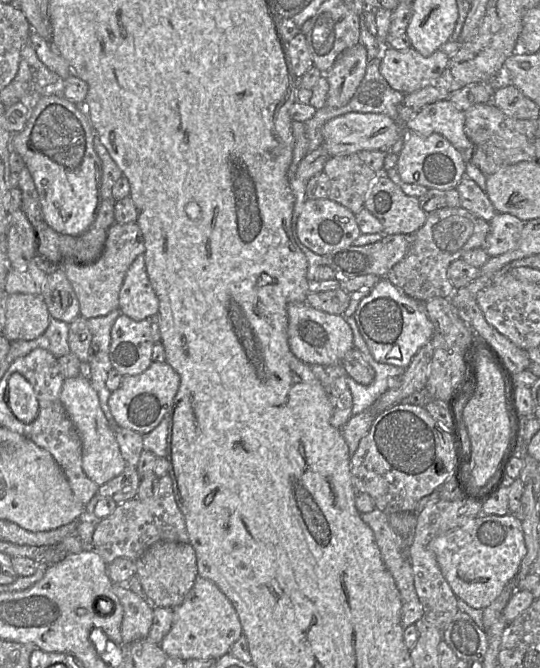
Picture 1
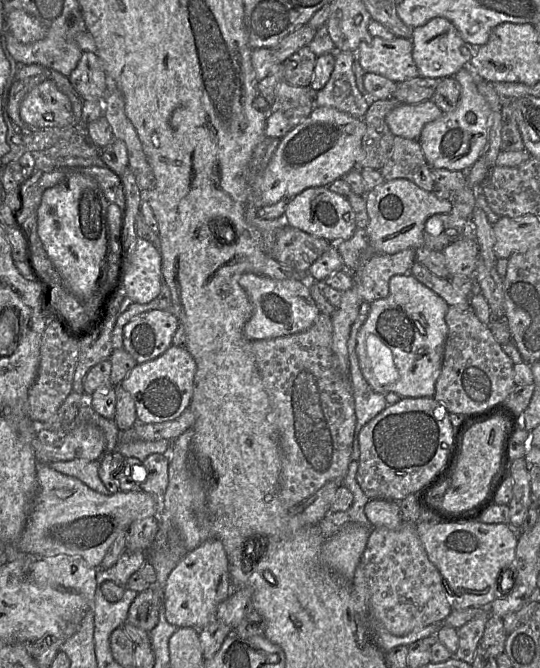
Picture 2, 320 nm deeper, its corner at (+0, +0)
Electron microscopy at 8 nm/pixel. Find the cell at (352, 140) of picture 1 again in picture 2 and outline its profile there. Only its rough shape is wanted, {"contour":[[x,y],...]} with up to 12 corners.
{"contour":[[315,106],[280,139],[261,207],[328,186],[362,159],[363,119]]}

